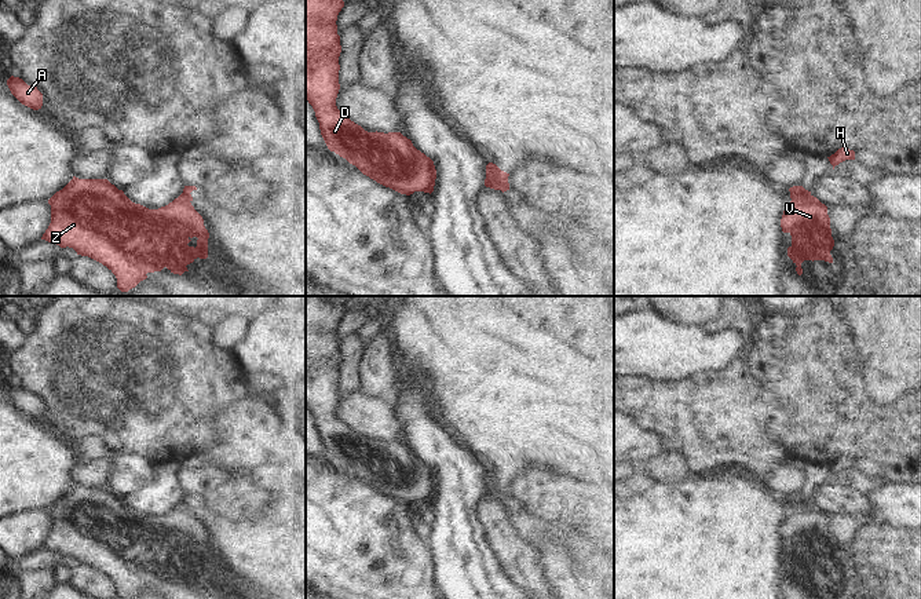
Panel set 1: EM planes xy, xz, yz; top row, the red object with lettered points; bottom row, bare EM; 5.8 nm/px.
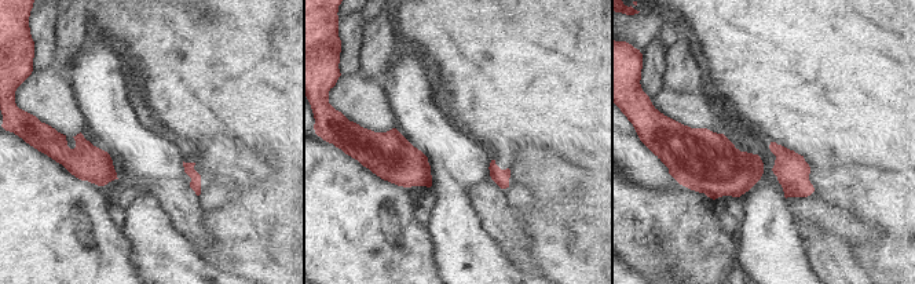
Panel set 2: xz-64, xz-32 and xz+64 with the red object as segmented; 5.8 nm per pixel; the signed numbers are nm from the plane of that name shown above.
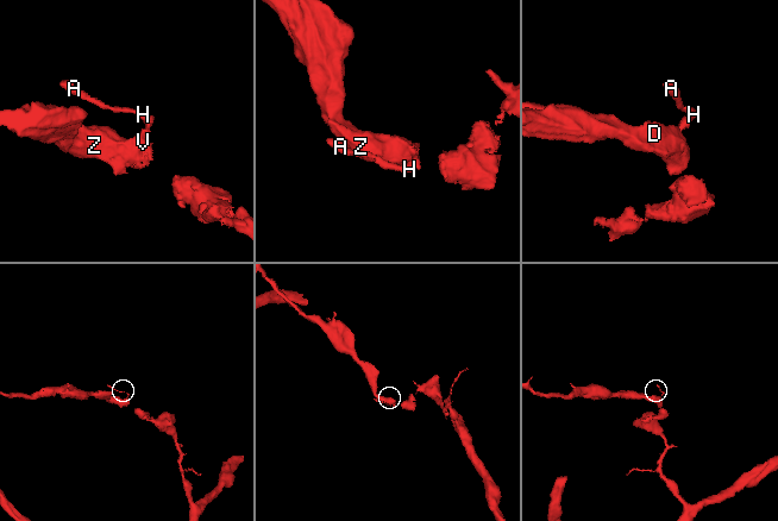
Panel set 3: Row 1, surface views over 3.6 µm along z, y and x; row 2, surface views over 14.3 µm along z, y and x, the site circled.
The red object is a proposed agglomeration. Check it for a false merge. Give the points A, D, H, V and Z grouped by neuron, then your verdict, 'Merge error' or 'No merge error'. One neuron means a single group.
Groups: A H / D V Z. Merge error.

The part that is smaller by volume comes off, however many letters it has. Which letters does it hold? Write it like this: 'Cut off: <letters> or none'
Cut off: A, H

